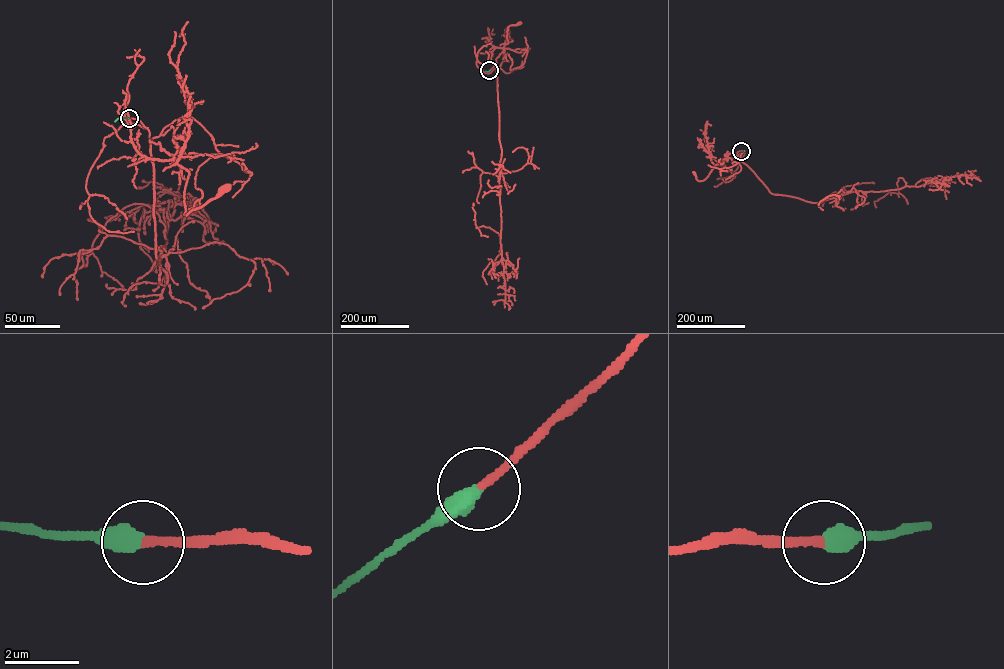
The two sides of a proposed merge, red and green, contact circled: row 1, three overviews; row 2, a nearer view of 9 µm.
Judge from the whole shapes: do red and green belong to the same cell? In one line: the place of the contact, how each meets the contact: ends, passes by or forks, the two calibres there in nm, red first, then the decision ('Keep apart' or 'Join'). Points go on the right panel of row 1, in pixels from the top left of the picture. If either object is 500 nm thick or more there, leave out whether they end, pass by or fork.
Place: (741, 151). At the ring red ends. At the ring green ends. Thickness 200 nm (red) against 480 nm. Join

